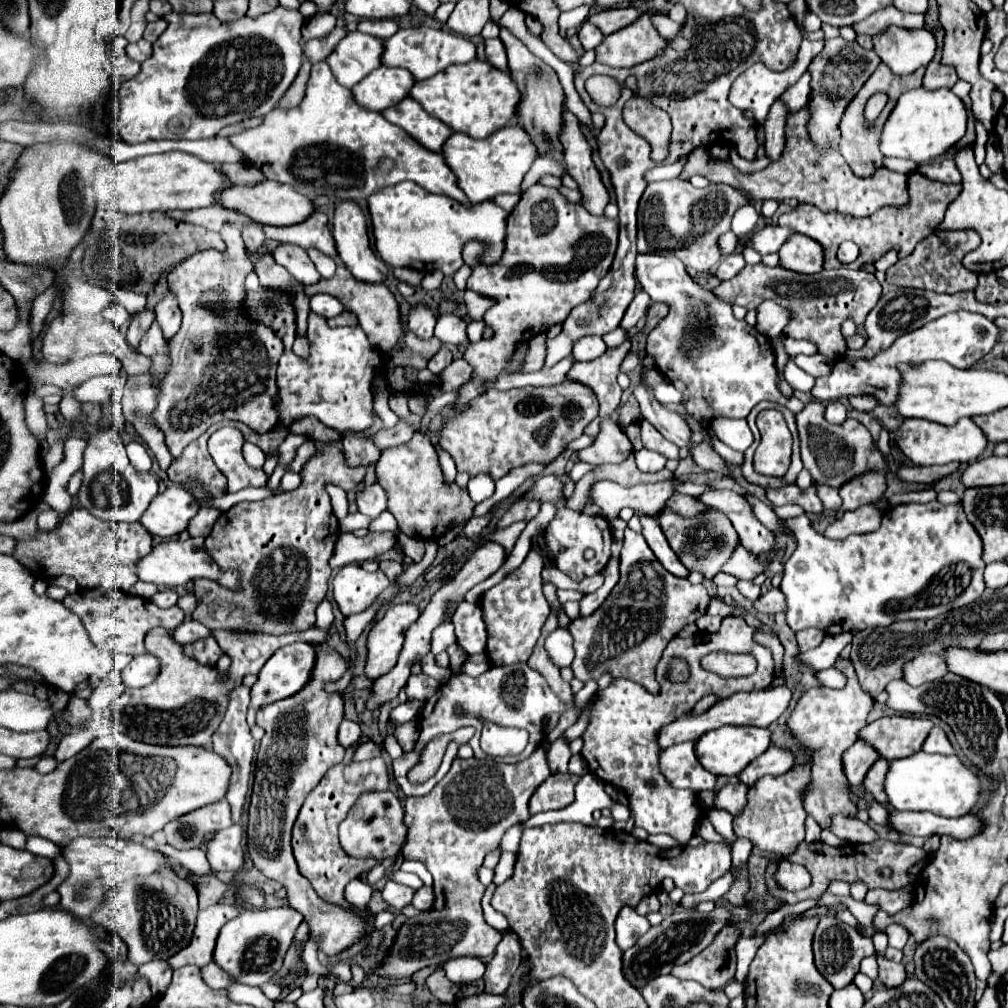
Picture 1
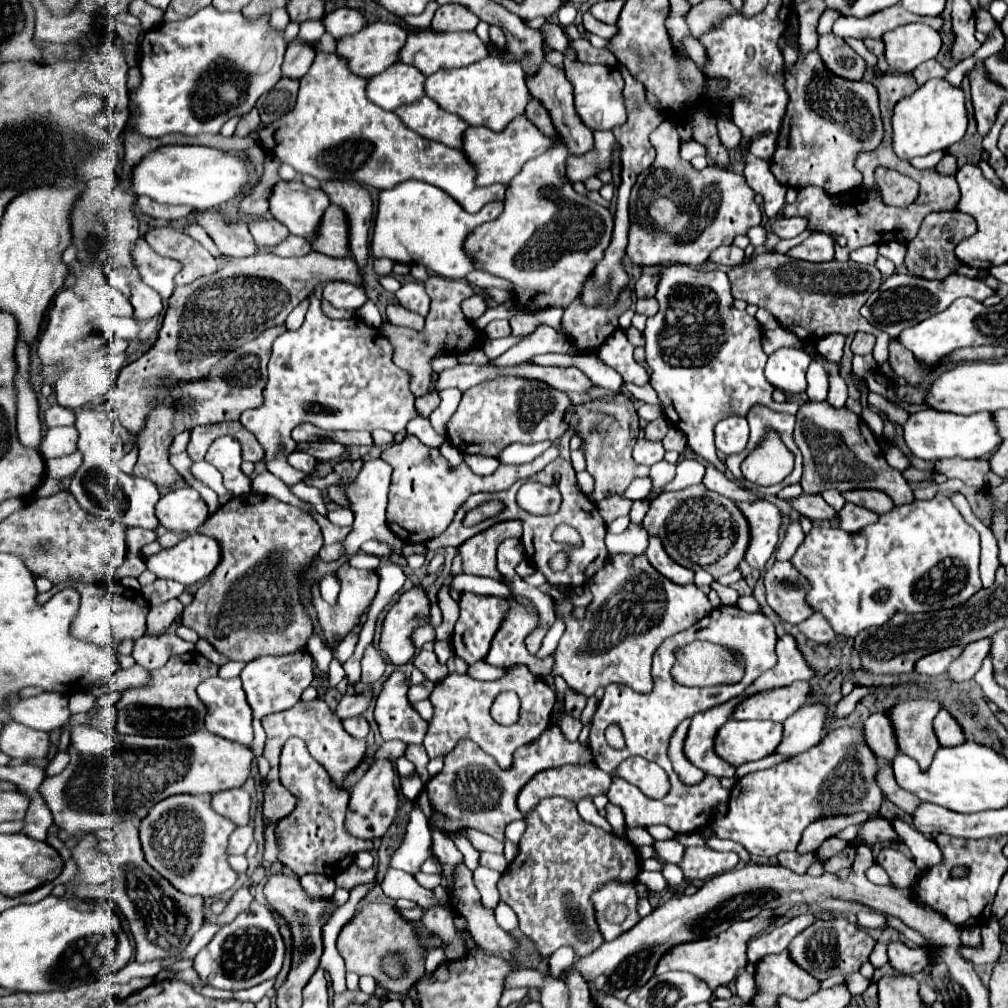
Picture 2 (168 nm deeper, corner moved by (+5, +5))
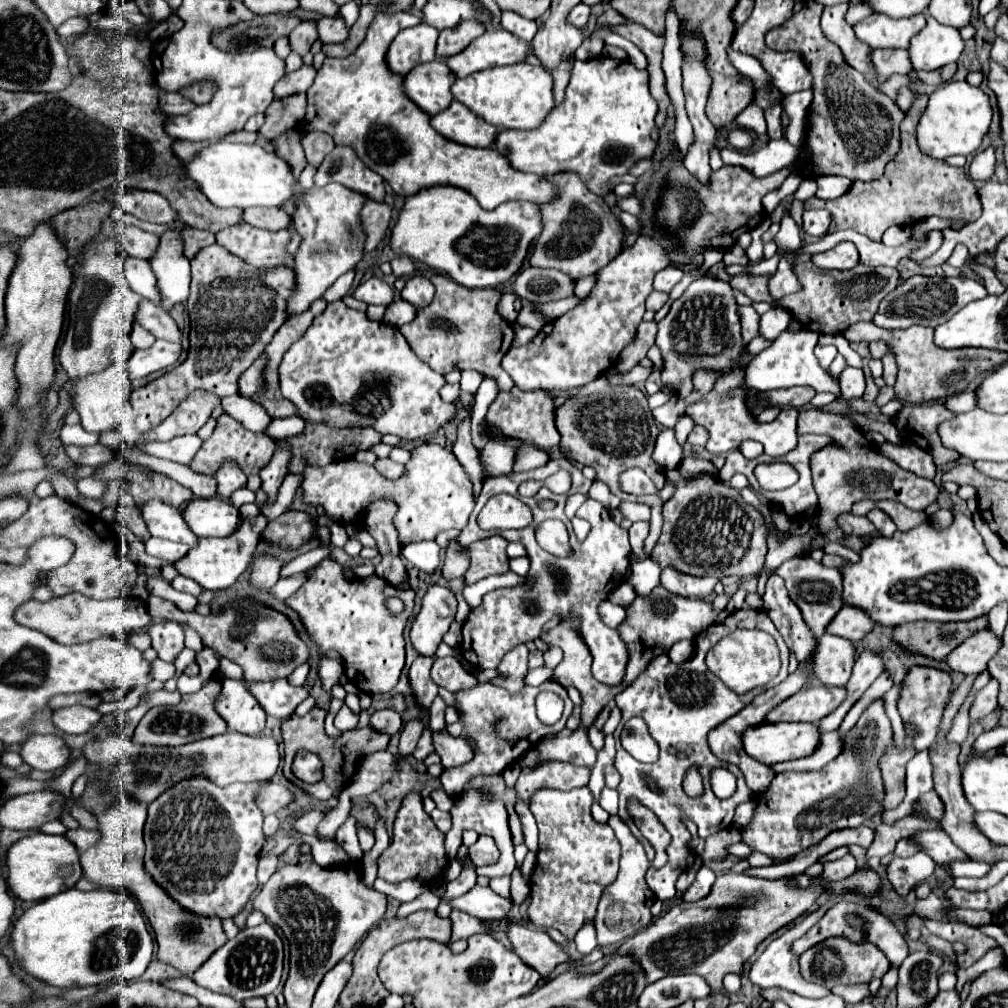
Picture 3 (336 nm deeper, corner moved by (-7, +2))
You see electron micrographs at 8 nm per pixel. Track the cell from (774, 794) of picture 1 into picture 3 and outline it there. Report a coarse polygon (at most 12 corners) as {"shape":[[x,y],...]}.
{"shape":[[882,699],[820,771],[778,773],[742,843],[786,861],[884,809]]}

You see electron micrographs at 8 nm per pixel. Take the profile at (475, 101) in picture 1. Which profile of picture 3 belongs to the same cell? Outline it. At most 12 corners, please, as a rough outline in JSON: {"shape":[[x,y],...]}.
{"shape":[[528,63],[472,73],[452,95],[490,125],[534,129],[552,77]]}

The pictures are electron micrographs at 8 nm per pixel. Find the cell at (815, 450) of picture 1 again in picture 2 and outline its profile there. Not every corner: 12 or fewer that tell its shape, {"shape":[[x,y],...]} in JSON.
{"shape":[[802,404],[804,494],[868,488],[914,500],[848,408]]}

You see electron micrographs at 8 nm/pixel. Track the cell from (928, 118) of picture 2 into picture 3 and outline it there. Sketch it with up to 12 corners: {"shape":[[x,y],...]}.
{"shape":[[948,81],[918,121],[920,151],[970,155],[992,107],[980,87]]}

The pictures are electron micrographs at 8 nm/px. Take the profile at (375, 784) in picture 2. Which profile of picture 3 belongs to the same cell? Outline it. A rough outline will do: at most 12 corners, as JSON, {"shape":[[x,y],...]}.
{"shape":[[410,721],[398,743],[398,755],[410,757],[426,721]]}

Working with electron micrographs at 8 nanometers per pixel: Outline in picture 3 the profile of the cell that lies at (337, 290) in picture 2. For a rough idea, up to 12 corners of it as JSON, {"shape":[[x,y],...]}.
{"shape":[[382,279],[360,283],[352,297],[366,305],[390,305],[394,291]]}

